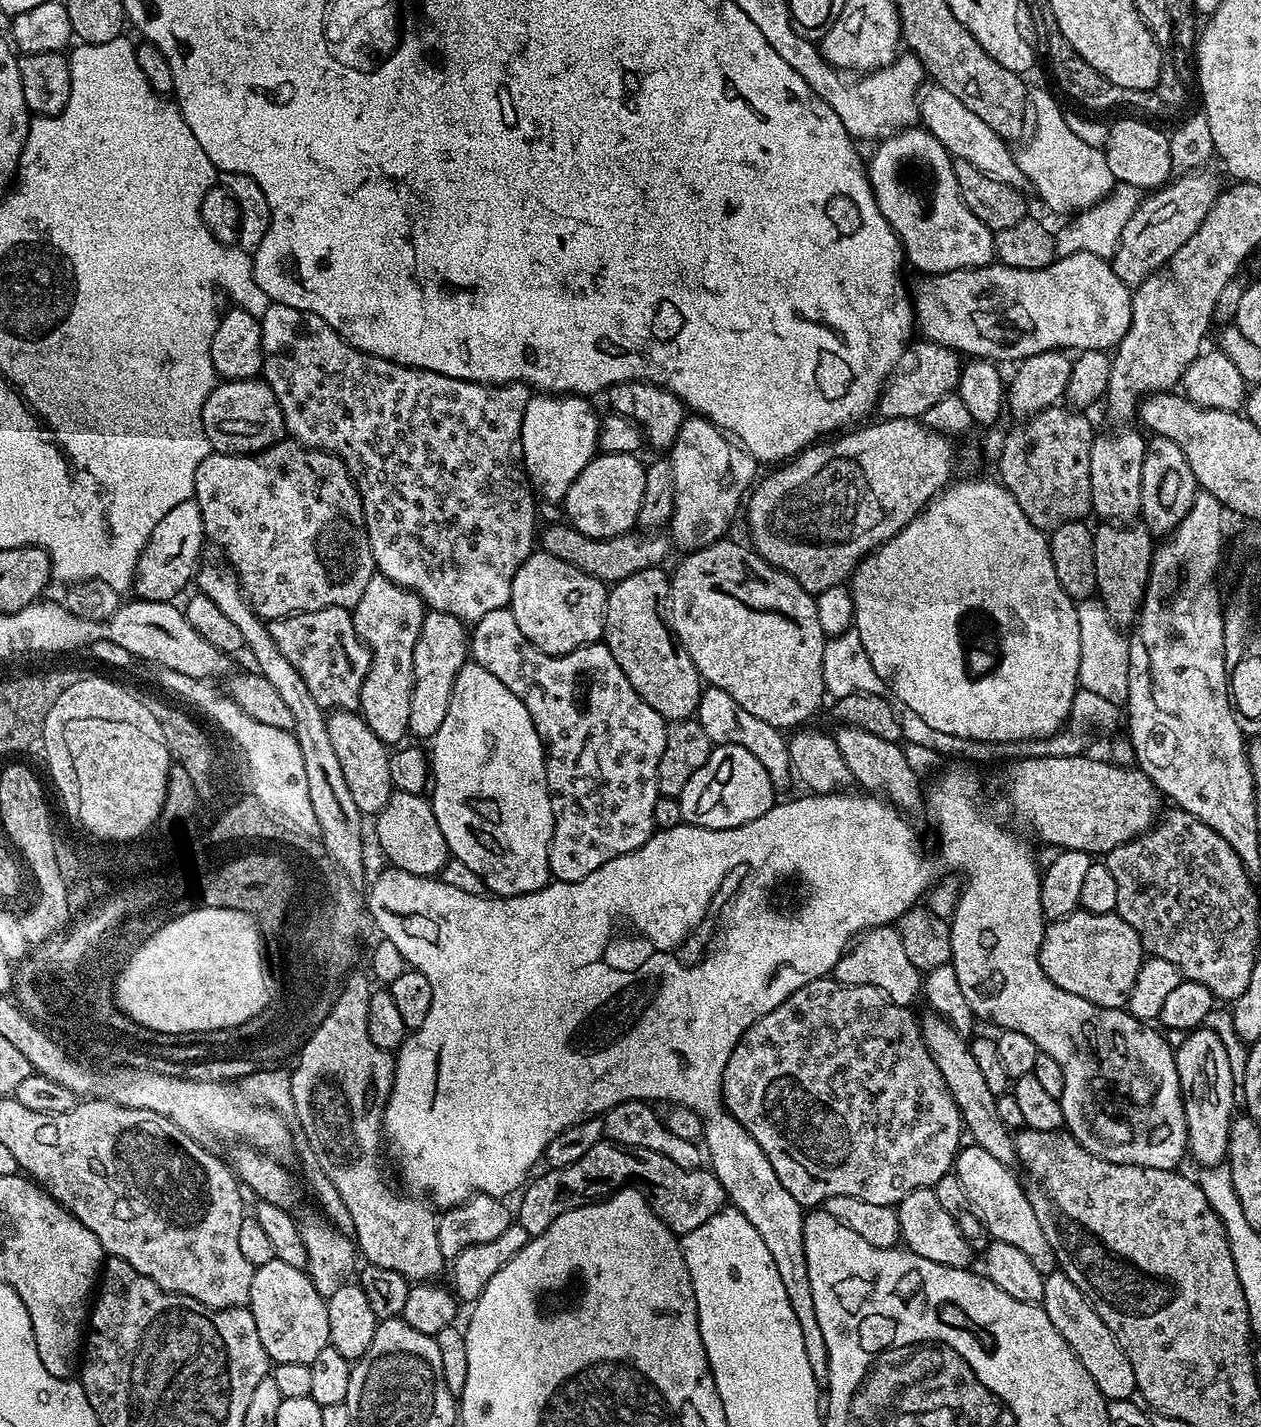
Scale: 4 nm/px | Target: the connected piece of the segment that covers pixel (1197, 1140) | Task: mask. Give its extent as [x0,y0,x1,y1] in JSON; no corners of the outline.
[1175,1027,1234,1168]

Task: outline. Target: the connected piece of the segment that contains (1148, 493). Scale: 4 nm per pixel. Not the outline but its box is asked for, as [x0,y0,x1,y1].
[1140,435,1198,537]

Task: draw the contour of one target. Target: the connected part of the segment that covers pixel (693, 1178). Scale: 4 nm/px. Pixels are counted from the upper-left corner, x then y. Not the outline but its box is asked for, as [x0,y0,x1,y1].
[514,1138,726,1238]

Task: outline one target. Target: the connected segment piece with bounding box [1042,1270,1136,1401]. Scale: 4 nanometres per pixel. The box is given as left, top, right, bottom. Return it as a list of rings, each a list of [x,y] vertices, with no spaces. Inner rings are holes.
[[[1057,1270],[1045,1275],[1042,1307],[1046,1310],[1050,1322],[1054,1322],[1054,1330],[1062,1334],[1070,1350],[1074,1350],[1082,1366],[1086,1366],[1090,1378],[1094,1378],[1094,1386],[1098,1386],[1104,1399],[1107,1401],[1129,1399],[1136,1391],[1136,1379],[1126,1354],[1118,1346],[1114,1334],[1106,1330],[1106,1322],[1098,1318],[1091,1302],[1082,1294],[1082,1290],[1078,1290],[1078,1286],[1074,1286],[1074,1282],[1070,1282],[1070,1278],[1066,1278],[1064,1272]]]

